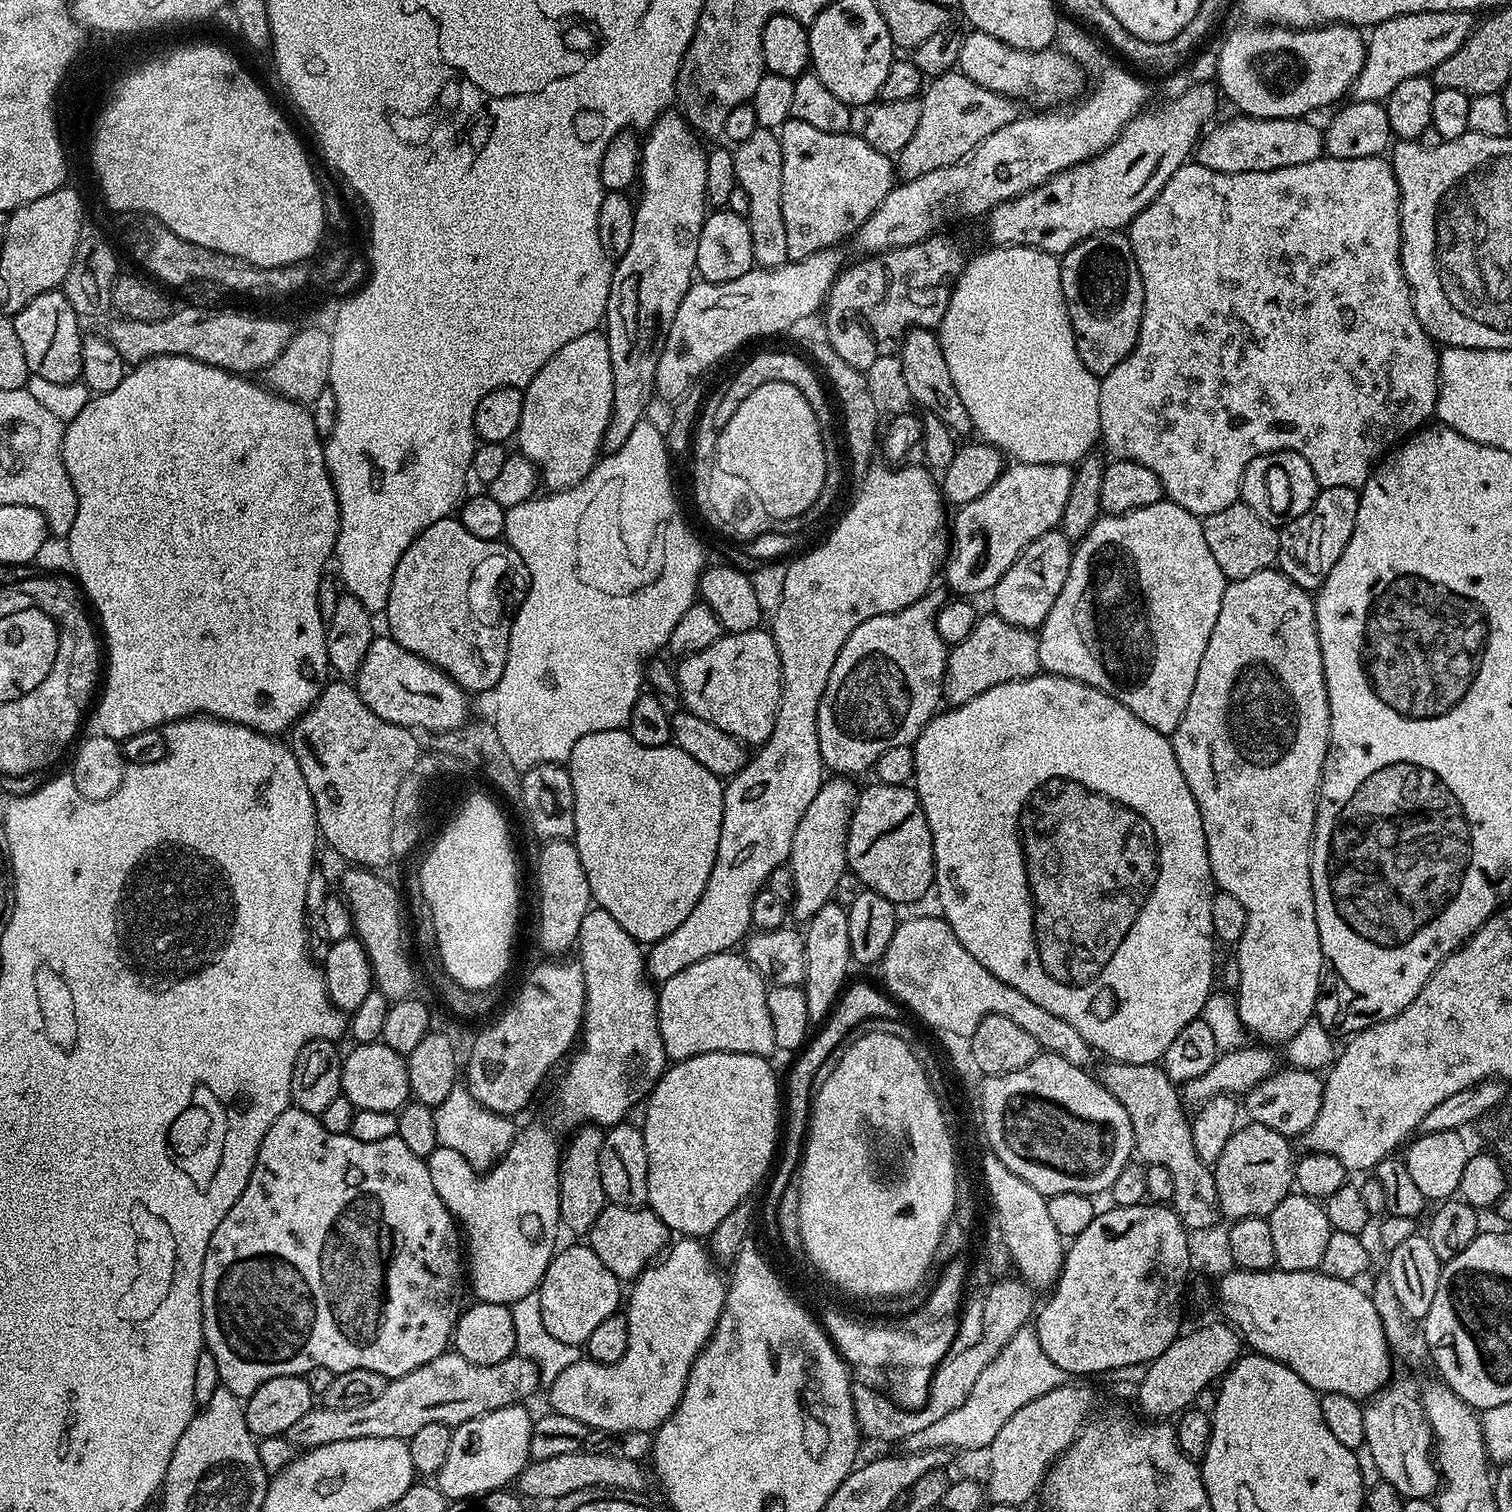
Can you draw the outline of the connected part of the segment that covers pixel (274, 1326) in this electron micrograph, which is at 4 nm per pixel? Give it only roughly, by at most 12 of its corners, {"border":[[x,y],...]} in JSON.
{"border":[[295,1106],[202,1262],[223,1387],[449,1351],[427,1159]]}

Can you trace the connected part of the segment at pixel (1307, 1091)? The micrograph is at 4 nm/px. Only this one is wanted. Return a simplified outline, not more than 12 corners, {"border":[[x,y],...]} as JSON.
{"border":[[1281,1067],[1243,1097],[1251,1123],[1303,1137],[1322,1106],[1315,1071]]}

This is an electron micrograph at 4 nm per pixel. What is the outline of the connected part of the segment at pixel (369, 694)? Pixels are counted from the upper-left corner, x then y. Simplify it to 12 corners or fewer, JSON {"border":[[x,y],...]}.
{"border":[[373,635],[354,687],[378,718],[459,729],[469,697],[391,635]]}

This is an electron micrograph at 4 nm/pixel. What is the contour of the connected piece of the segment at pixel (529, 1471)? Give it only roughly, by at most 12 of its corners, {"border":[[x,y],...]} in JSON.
{"border":[[581,1450],[532,1460],[521,1497],[555,1502],[587,1488],[648,1488],[639,1460]]}

